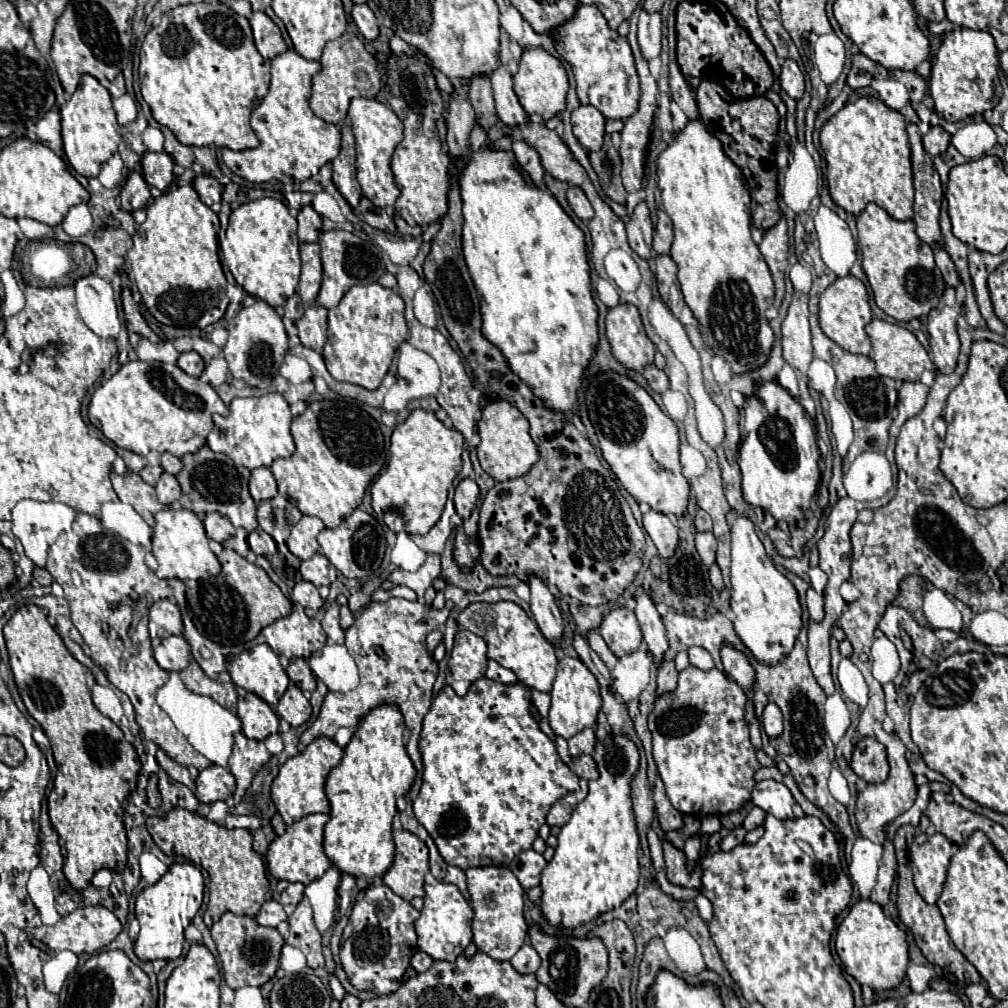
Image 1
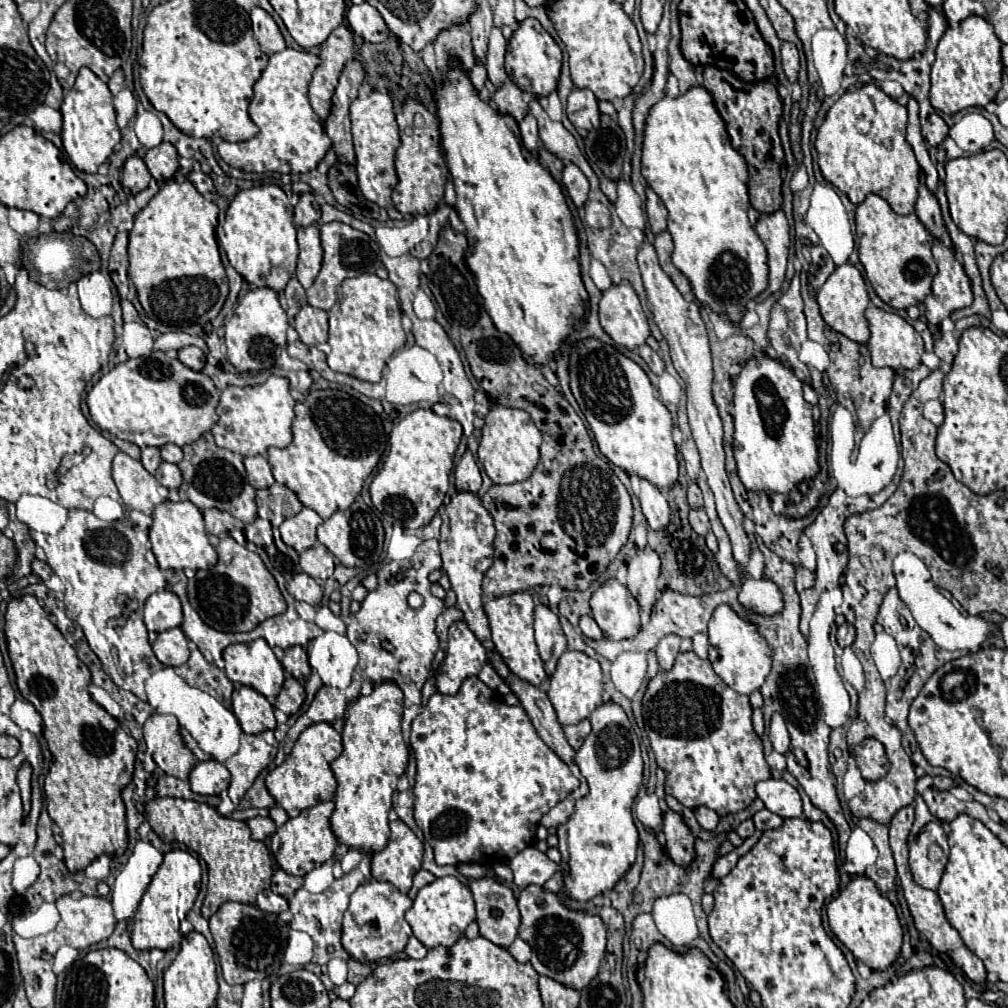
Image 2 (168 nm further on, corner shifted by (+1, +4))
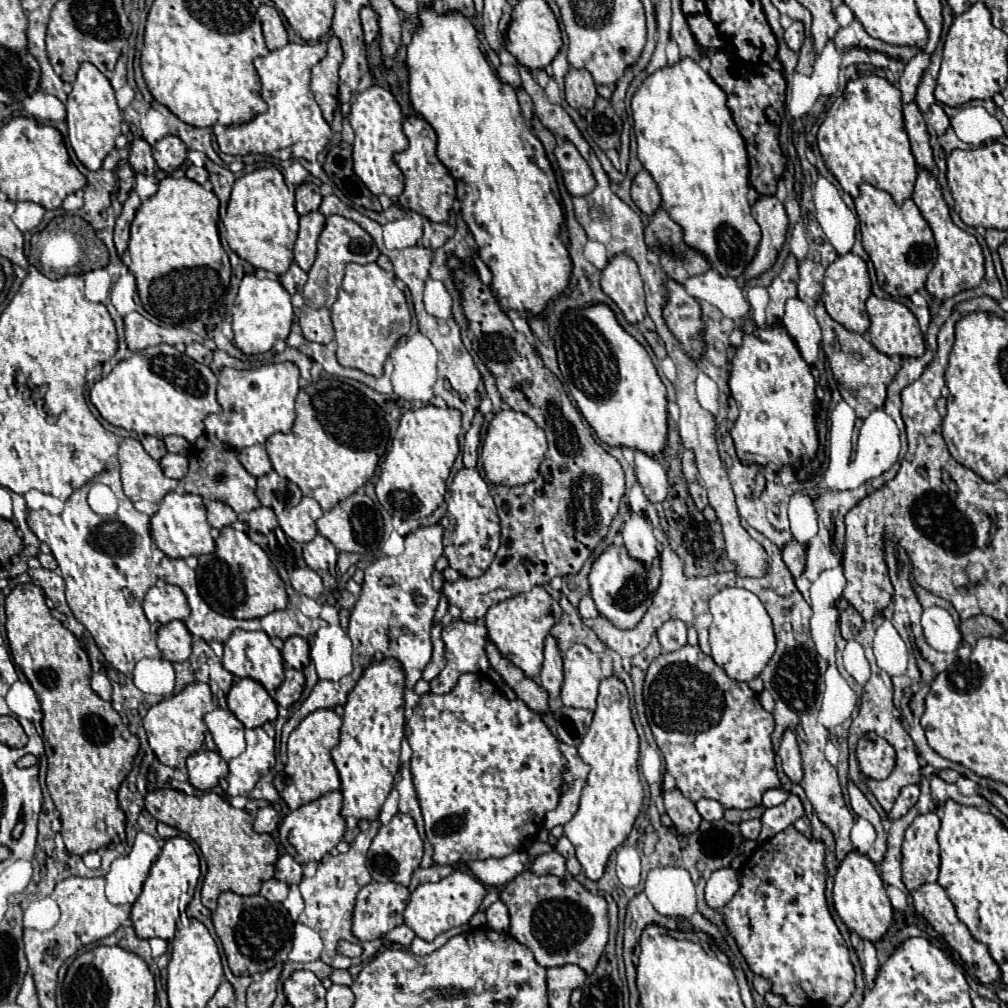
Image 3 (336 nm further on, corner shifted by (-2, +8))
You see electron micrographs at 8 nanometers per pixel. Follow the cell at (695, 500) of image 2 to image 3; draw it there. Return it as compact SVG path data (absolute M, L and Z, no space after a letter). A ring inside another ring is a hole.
M684 449L684 455L682 455L682 471L684 471L684 477L686 477L688 481L696 479L696 475L698 475L692 449Z

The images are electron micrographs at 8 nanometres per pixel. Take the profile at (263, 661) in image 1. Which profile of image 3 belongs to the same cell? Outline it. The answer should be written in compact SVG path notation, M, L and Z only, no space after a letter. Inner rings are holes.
M234 629L230 639L224 643L224 657L222 657L224 669L228 669L232 675L238 677L250 677L266 687L270 695L274 695L276 687L284 681L284 667L282 667L282 655L280 651L270 643L270 637L264 631L244 631Z

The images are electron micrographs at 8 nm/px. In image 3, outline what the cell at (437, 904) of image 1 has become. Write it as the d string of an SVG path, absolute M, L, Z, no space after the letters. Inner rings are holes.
M454 871L438 883L418 885L410 895L410 901L404 911L404 923L424 941L434 941L440 933L466 925L470 917L480 909L480 903L486 895L486 887L468 871Z

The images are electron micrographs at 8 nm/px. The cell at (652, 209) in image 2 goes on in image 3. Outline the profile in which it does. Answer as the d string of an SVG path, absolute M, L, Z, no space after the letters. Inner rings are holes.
M642 169L642 171L634 177L630 195L632 195L632 201L638 205L638 209L640 209L642 213L646 213L646 215L652 215L652 213L660 207L660 203L662 203L660 191L658 191L652 175L650 175L646 169Z

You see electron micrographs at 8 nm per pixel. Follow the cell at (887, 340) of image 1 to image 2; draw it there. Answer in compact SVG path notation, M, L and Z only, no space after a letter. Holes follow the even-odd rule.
M867 309L865 319L869 323L871 339L869 339L869 353L875 367L891 367L891 369L917 369L921 365L923 355L923 339L921 335L897 313L887 313L883 309Z

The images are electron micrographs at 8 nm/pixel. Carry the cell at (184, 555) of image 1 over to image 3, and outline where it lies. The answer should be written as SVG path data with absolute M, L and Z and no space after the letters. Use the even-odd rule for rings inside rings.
M170 491L164 495L164 499L158 503L160 509L150 519L150 531L156 539L156 545L172 559L186 559L190 555L206 555L214 551L214 539L210 535L210 523L206 519L206 507L200 495L192 493L176 493Z

